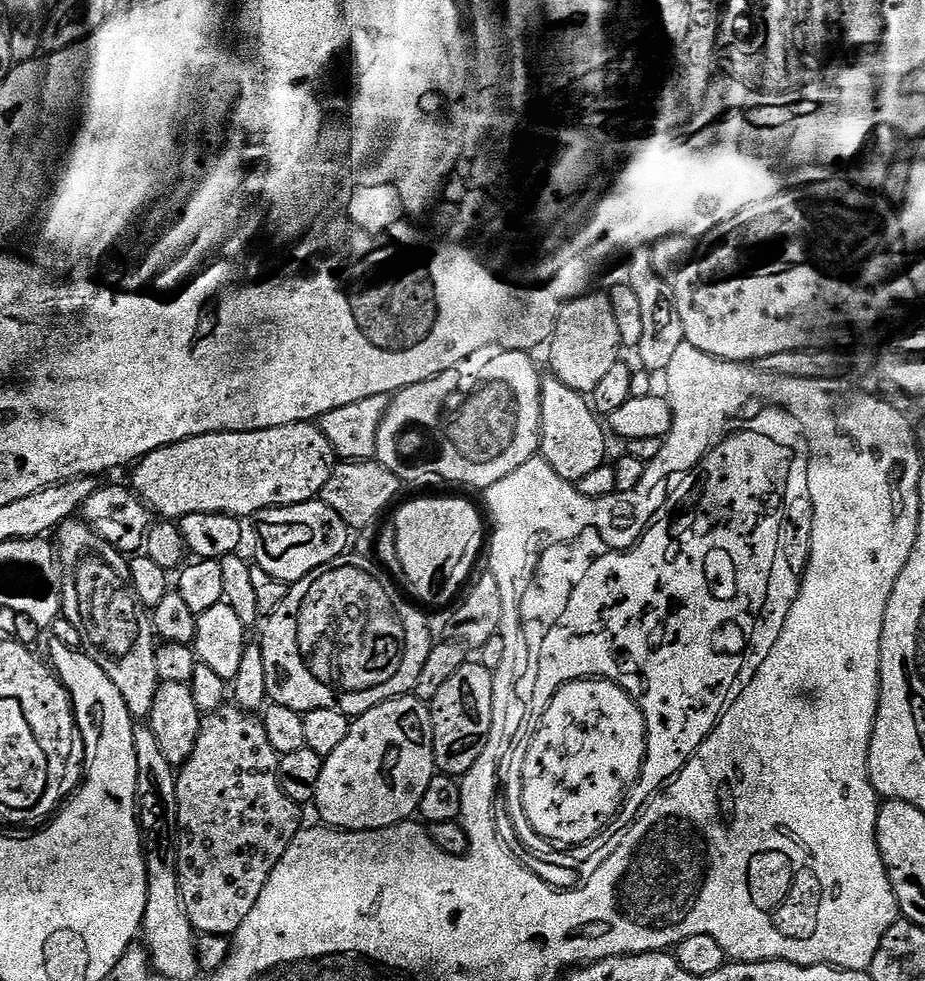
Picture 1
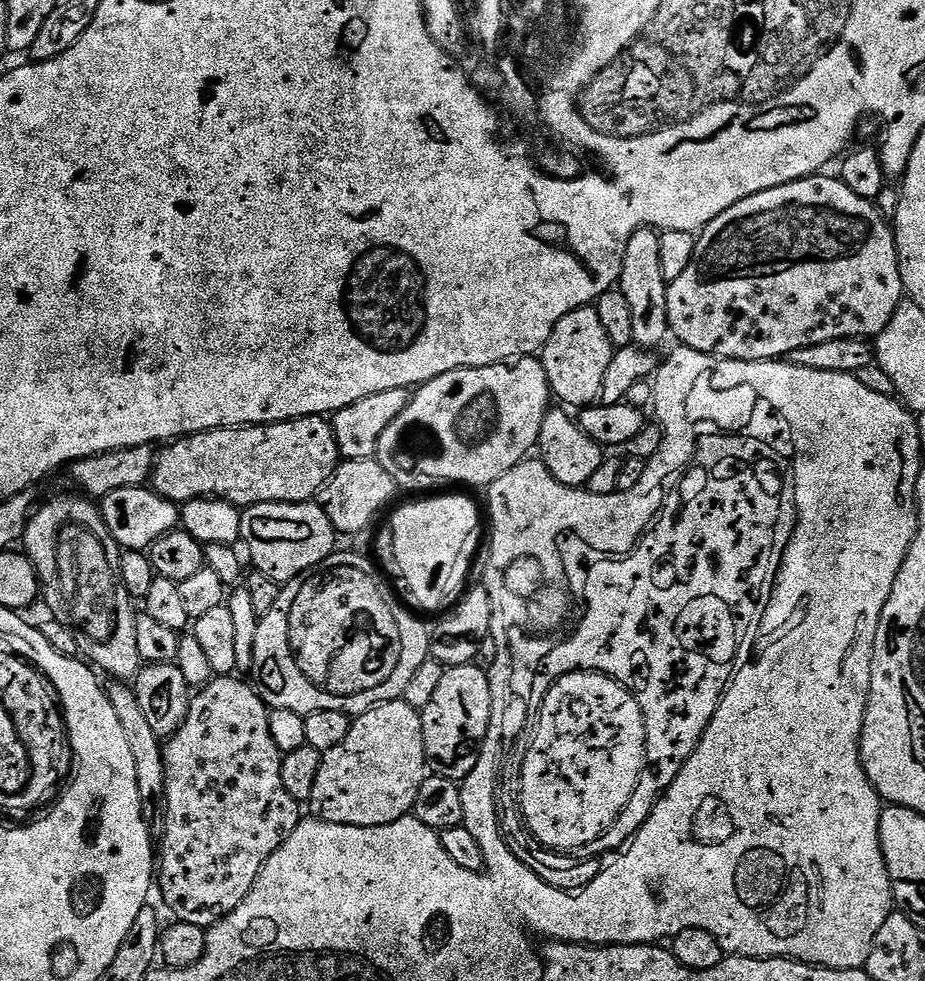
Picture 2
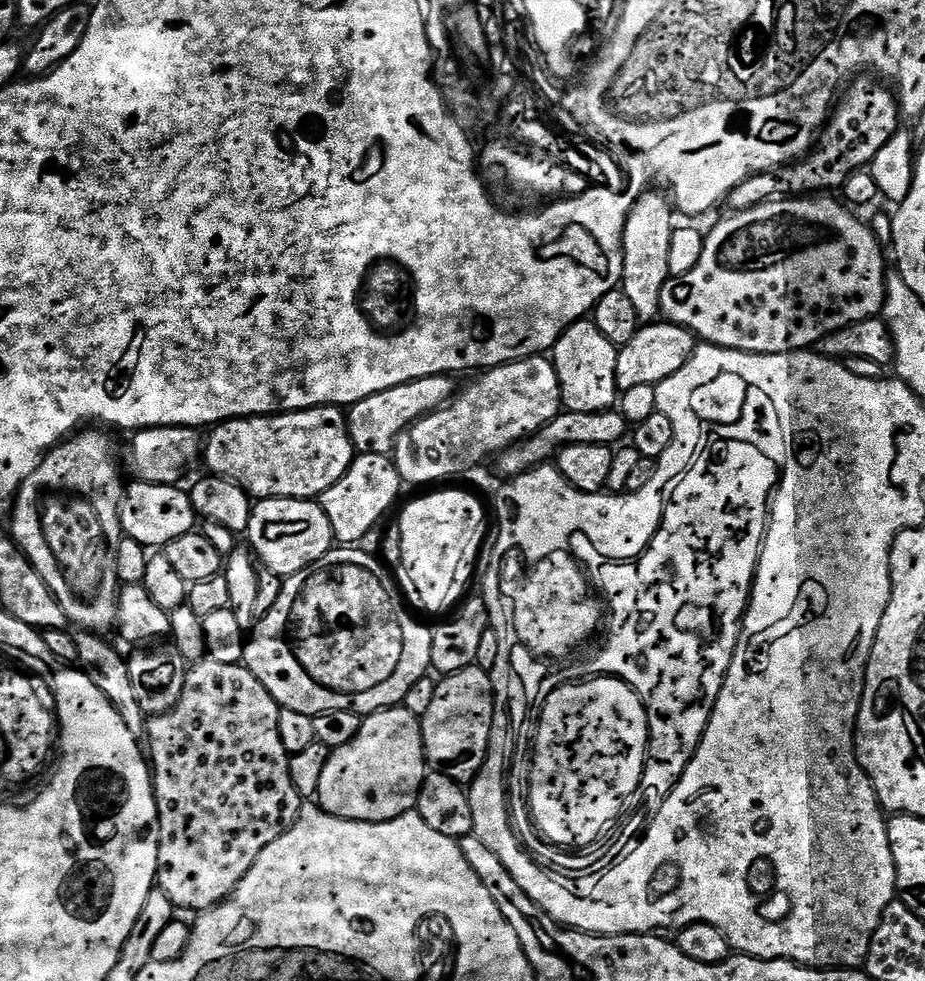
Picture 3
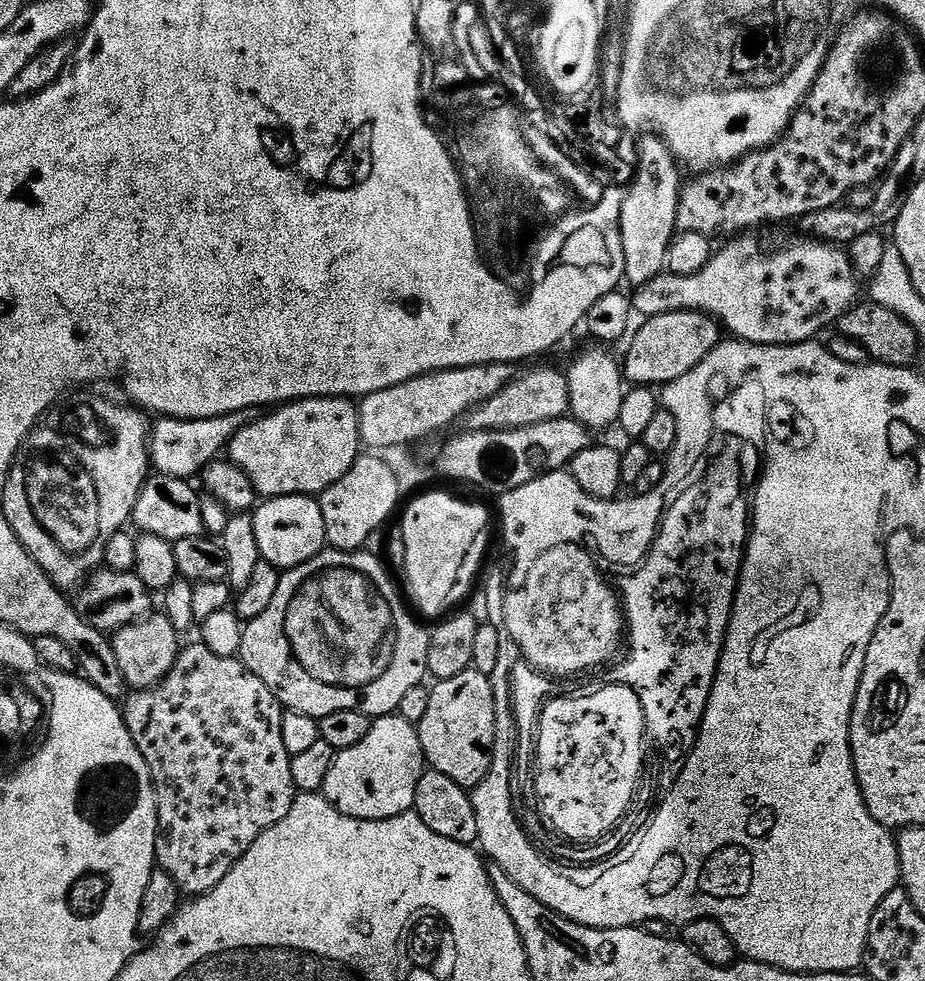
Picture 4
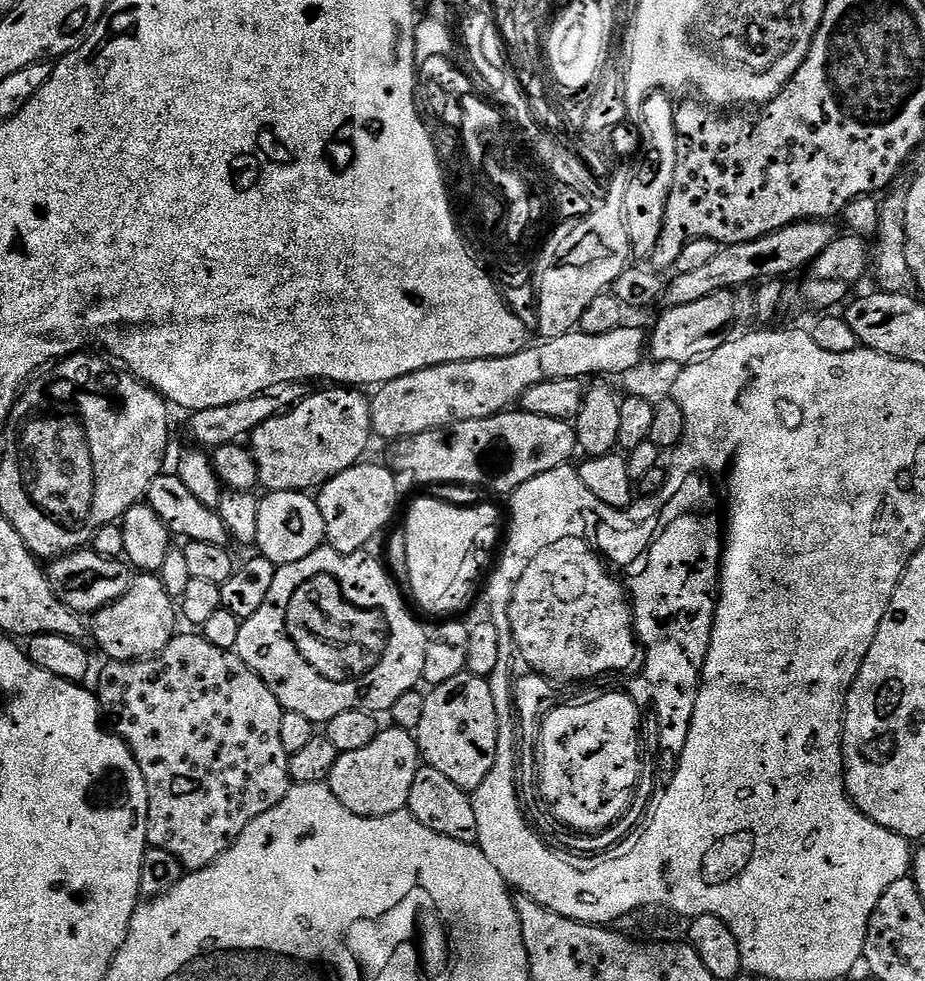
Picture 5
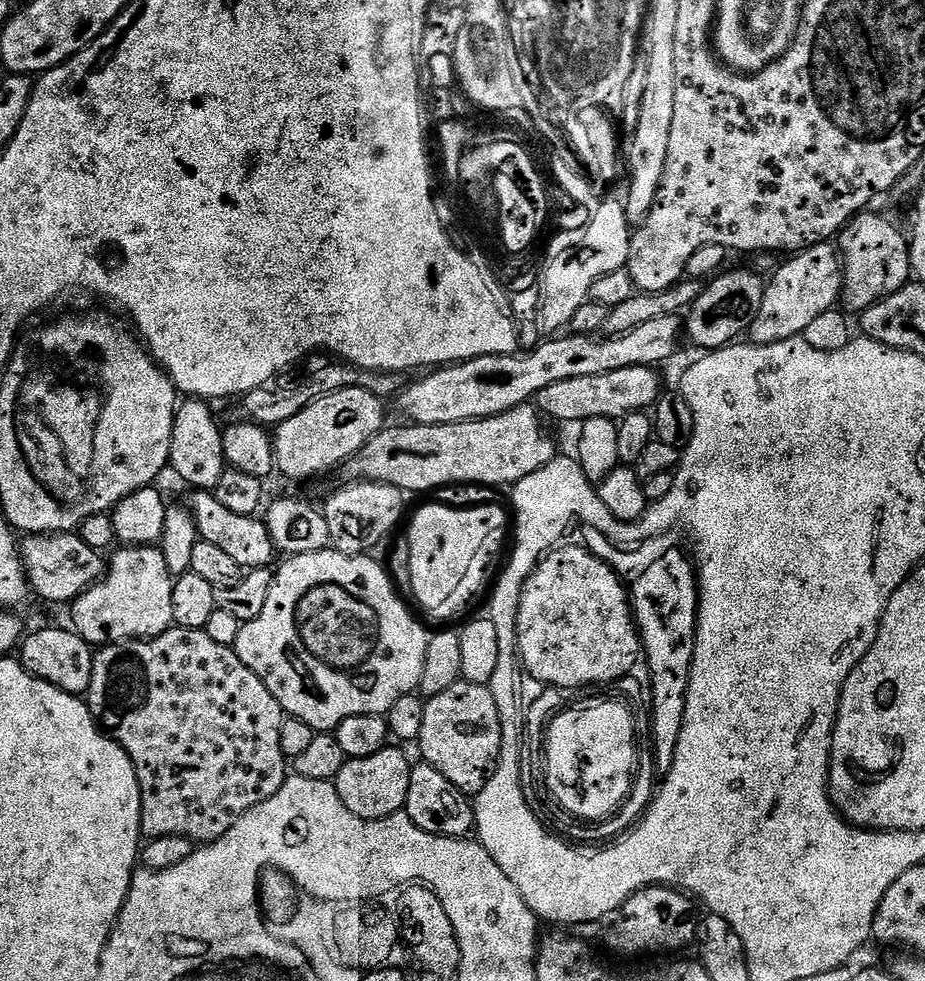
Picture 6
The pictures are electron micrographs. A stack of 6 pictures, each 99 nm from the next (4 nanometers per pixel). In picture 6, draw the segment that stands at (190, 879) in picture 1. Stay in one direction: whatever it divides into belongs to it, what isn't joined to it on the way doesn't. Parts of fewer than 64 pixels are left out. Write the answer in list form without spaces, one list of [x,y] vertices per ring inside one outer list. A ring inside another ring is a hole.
[[[175,626],[163,632],[160,636],[154,636],[151,640],[125,640],[123,644],[106,644],[103,645],[95,653],[92,661],[92,681],[86,693],[86,703],[92,709],[92,715],[96,717],[101,729],[107,735],[111,736],[117,744],[122,746],[122,750],[126,750],[126,754],[130,758],[130,762],[134,762],[134,770],[138,774],[138,786],[142,794],[142,814],[140,815],[140,831],[145,837],[157,840],[163,836],[184,836],[188,840],[195,842],[197,845],[203,846],[211,844],[213,840],[222,838],[226,834],[226,830],[230,830],[238,822],[238,818],[242,818],[242,814],[249,812],[254,806],[258,806],[262,802],[266,802],[266,798],[270,798],[278,789],[284,785],[286,779],[286,757],[282,750],[282,738],[280,731],[286,719],[286,713],[282,710],[282,706],[274,698],[274,694],[270,694],[270,690],[266,690],[266,686],[262,682],[262,678],[258,678],[258,674],[254,674],[254,670],[250,670],[238,658],[235,647],[227,648],[226,646],[218,646],[218,642],[214,642],[214,638],[210,638],[210,634],[206,634],[203,628],[177,628]]]

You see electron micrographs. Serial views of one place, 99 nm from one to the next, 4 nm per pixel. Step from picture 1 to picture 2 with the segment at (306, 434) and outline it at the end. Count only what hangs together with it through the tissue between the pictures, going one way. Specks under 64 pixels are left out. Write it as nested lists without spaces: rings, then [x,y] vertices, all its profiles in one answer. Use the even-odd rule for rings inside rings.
[[[300,416],[279,424],[211,428],[181,436],[161,448],[150,477],[155,491],[177,502],[227,498],[237,506],[274,500],[311,501],[331,480],[342,460],[332,425],[324,416]]]

